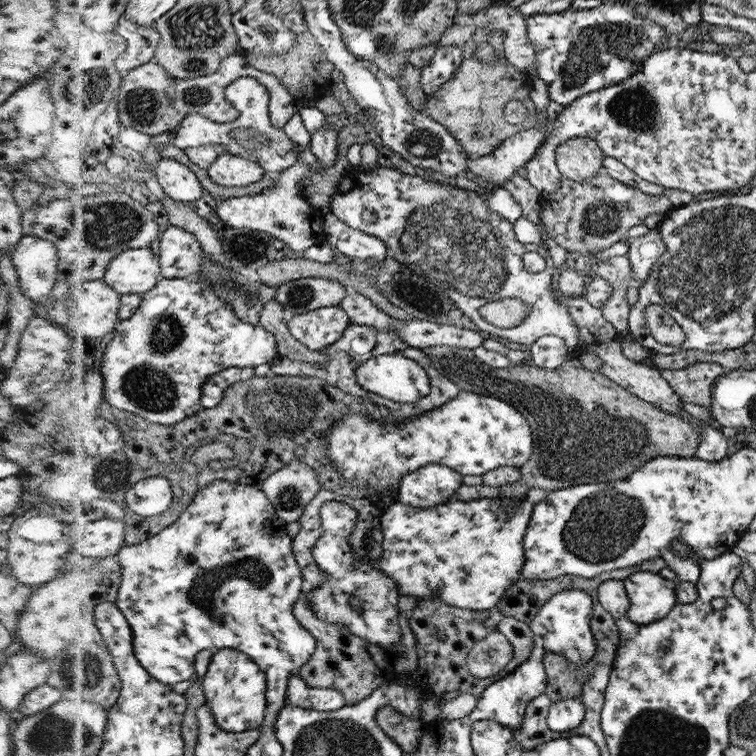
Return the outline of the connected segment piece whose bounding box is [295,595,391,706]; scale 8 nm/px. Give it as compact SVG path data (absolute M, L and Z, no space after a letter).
M304 595L297 602L295 608L298 620L314 635L318 637L318 650L314 658L302 668L301 678L312 688L331 688L341 692L345 705L356 705L370 697L373 692L391 678L386 654L380 647L352 635L347 628L339 624L330 624L320 620L313 609L309 596Z

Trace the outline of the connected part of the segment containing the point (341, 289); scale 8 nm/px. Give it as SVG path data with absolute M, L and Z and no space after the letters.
M302 278L278 287L277 300L289 316L306 314L325 307L339 306L348 291L339 281L328 278Z

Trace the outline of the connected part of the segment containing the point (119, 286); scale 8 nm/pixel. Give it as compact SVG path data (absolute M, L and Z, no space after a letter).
M154 247L123 252L110 265L105 280L124 295L154 291L163 278L161 257Z

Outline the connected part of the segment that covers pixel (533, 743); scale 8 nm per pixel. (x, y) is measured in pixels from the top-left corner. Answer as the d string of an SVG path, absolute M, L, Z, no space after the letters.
M546 694L538 696L529 704L522 726L514 730L514 738L519 740L525 749L533 749L561 737L558 732L550 730L546 722L551 704Z

